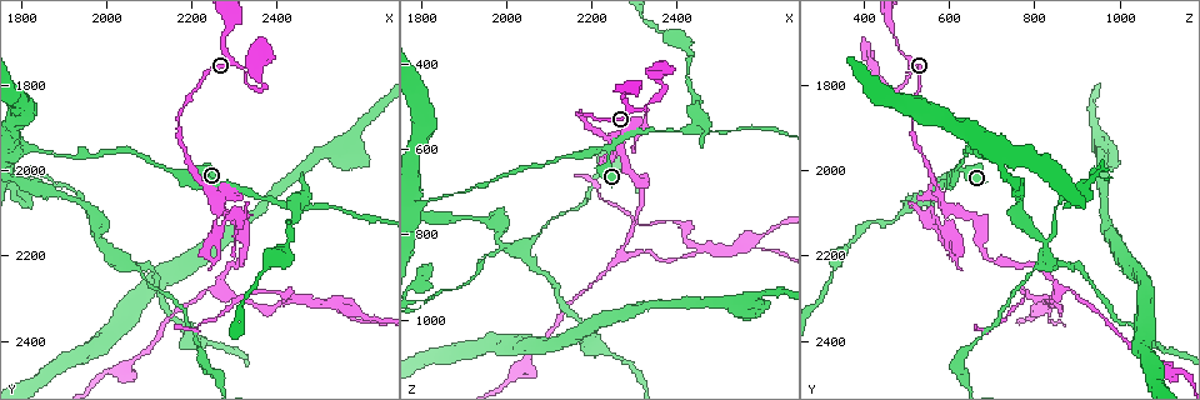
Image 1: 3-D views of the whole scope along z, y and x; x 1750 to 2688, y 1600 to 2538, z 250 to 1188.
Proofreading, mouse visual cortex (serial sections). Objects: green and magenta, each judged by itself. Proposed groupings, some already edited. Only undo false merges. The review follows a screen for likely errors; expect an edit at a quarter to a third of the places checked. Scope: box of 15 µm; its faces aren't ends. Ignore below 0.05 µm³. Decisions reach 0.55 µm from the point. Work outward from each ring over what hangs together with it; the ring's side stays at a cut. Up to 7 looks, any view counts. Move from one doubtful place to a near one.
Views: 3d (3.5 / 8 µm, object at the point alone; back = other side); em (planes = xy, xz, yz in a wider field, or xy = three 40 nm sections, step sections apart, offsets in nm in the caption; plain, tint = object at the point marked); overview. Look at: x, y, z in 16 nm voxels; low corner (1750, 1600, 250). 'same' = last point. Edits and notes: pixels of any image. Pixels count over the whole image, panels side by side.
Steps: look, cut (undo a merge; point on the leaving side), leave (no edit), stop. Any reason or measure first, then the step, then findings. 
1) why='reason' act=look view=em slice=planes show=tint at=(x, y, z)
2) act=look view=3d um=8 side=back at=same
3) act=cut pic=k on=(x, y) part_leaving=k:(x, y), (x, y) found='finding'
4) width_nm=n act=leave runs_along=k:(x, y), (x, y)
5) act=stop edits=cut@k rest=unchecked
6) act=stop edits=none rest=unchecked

why='sharp bend' act=look view=3d um=8 at=(2260, 2085, 600)

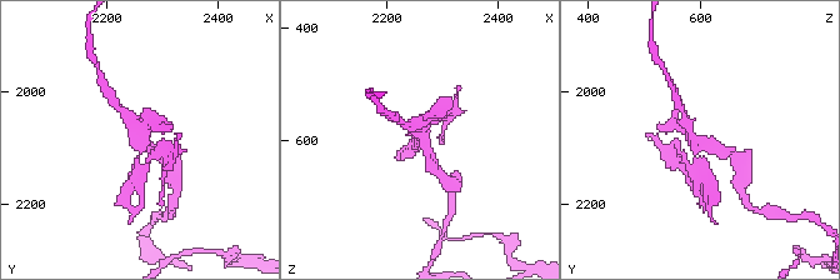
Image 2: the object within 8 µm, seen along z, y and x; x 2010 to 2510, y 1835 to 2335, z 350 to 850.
act=look view=3d um=3.5 at=(2255, 2090, 590)

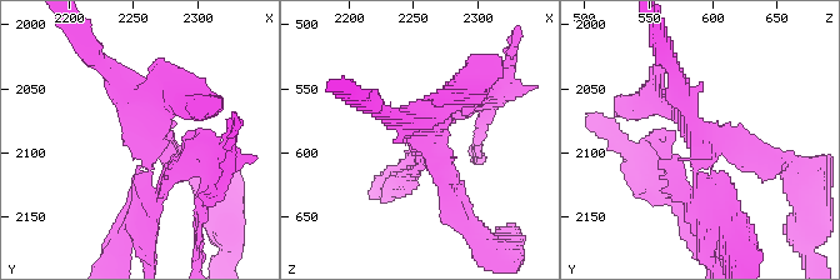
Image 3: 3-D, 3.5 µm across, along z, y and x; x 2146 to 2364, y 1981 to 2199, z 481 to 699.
act=look view=em slice=xy step=5 show=tint at=(2260, 2088, 594)

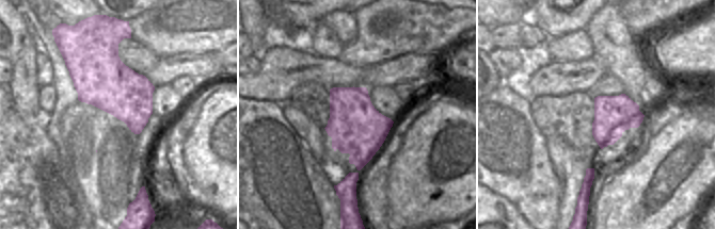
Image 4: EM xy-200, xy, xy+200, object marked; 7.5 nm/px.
arms=3 arm_widths_nm=150,250,300 act=cut pic=3 on=(150, 226) part_leaving=3:(144, 171), (148, 201), (175, 168), (205, 183) found='two cells meet here'

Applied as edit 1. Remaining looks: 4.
act=look view=overview

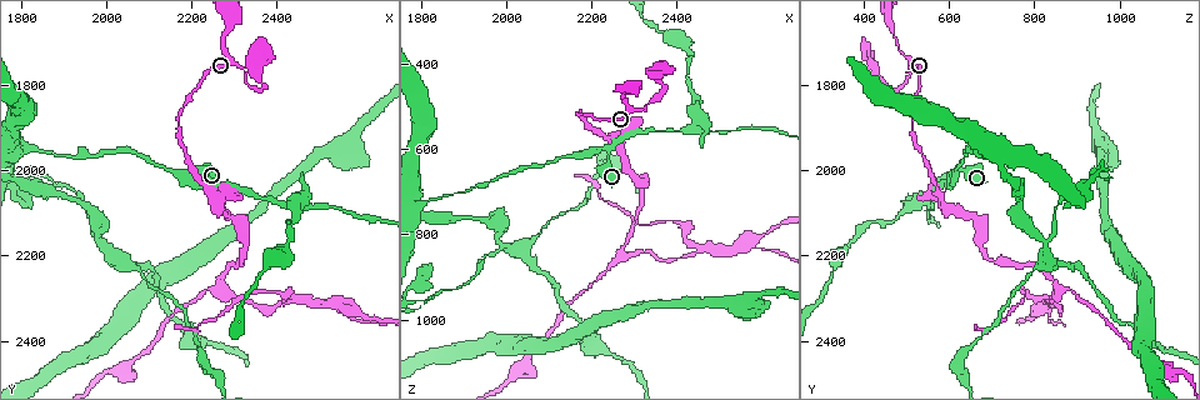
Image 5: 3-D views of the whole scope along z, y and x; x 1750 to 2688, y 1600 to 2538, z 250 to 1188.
why='sharp bend' act=look view=3d um=8 at=(2365, 1800, 460)

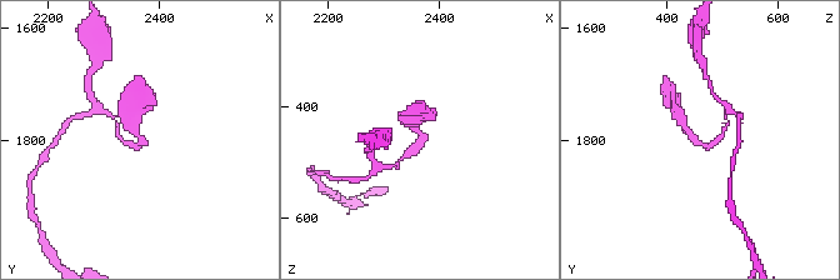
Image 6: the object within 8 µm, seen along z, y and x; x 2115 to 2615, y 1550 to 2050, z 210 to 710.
act=look view=3d um=3.5 at=(2375, 1805, 460)

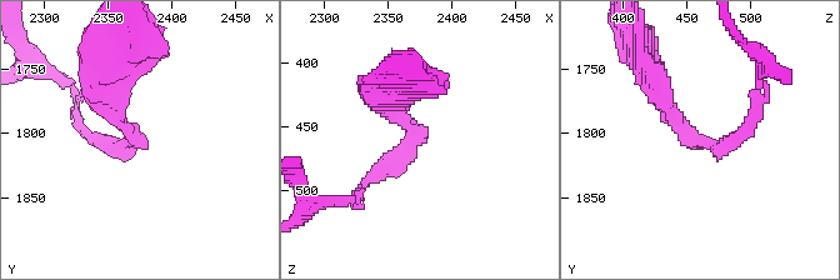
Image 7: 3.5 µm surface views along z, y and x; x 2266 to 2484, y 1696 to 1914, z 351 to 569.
arm_widths_nm=150,250 act=leave runs_along=7:(749, 125), (704, 144), (660, 83) found='continuous, no second cell'

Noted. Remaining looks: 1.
act=stop edits=cut@3 rest=unchecked

